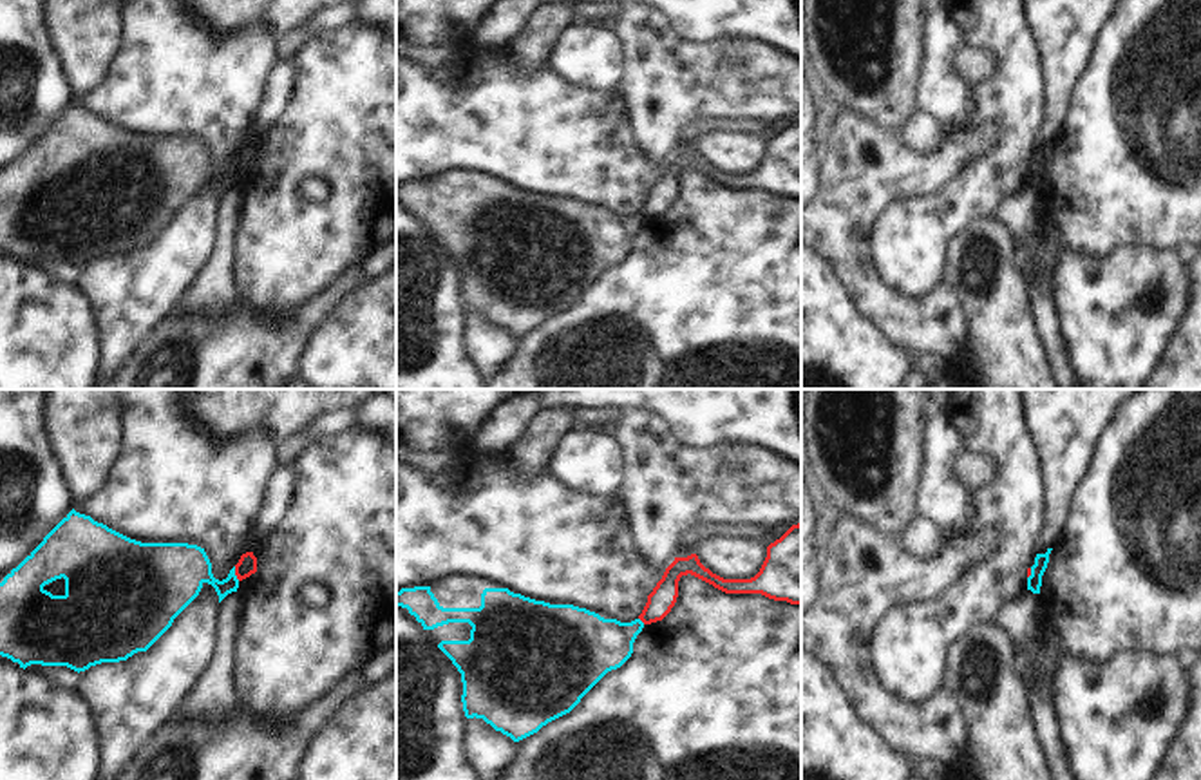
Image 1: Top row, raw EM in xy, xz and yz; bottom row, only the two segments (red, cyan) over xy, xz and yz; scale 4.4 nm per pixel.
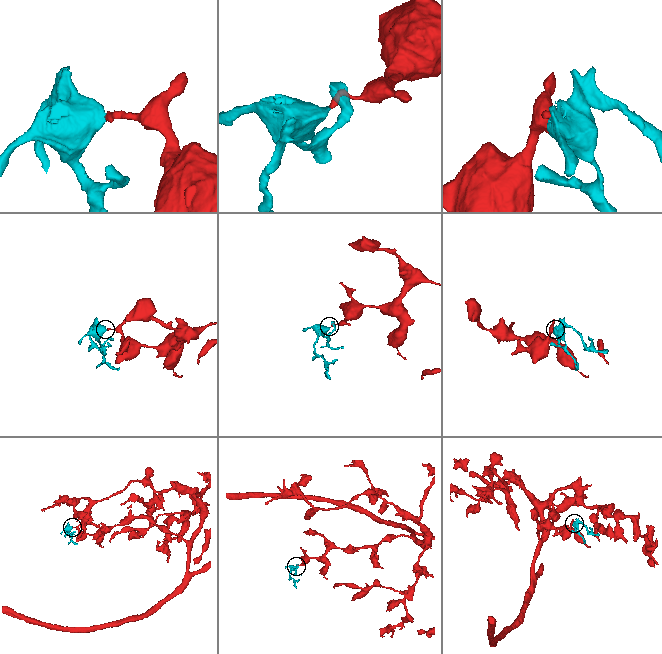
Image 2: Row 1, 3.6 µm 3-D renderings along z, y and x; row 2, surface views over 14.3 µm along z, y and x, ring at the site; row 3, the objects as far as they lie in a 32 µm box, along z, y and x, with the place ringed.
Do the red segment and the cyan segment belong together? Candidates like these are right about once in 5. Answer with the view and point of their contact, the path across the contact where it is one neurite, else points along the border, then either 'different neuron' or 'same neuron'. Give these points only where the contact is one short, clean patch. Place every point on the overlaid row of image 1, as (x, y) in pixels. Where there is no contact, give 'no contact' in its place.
meets red in xy at (236, 574); border along xy (234, 567), (234, 574), (239, 580); different neuron

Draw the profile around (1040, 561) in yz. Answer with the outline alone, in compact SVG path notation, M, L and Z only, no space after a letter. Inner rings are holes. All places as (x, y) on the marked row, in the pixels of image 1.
M1047 548L1045 554L1036 554L1035 557L1035 565L1031 566L1031 575L1027 577L1027 590L1031 590L1033 594L1040 594L1042 575L1047 568L1051 550L1053 548Z

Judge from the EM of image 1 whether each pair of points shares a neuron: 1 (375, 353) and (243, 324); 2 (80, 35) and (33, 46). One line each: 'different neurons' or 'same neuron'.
1: different neurons
2: different neurons

